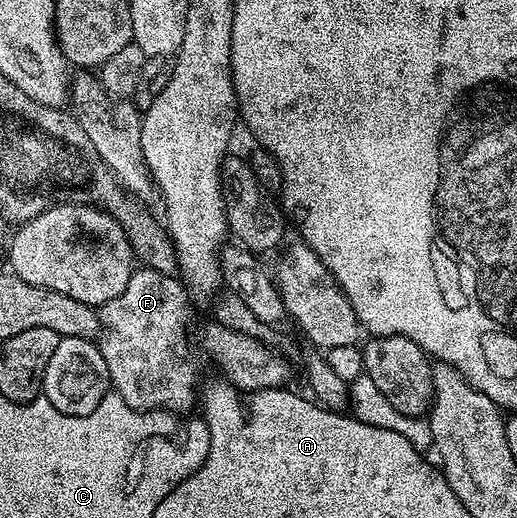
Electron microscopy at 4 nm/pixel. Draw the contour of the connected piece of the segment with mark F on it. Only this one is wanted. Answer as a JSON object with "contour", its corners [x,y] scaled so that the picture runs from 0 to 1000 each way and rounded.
{"contour":[[[269,517],[259,523],[250,541],[250,548],[242,556],[242,564],[234,564],[234,571],[226,571],[219,579],[211,579],[191,598],[191,618],[195,624],[195,651],[190,654],[188,666],[203,687],[203,703],[211,703],[211,726],[215,728],[215,743],[221,759],[232,761],[234,766],[250,780],[250,788],[259,792],[329,792],[333,795],[362,795],[369,782],[381,776],[381,745],[377,753],[377,707],[369,701],[369,668],[362,662],[362,620],[369,614],[369,583],[366,562],[344,535],[313,529],[290,517]]]}

